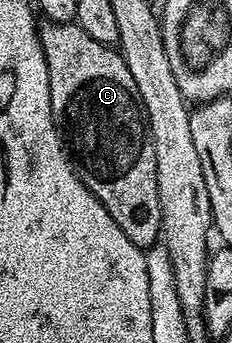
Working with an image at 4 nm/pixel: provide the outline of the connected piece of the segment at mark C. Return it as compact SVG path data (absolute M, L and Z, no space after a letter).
M45 22L39 33L46 69L50 73L52 120L56 122L56 130L60 132L77 177L88 186L90 193L94 193L94 197L98 197L98 201L102 201L106 213L118 221L118 229L122 229L136 247L147 249L157 246L162 235L162 209L158 201L154 145L148 131L148 114L144 112L138 85L134 85L134 77L130 77L130 69L126 69L126 61L115 46L94 41L94 37L90 37L90 33L83 31L75 22Z

